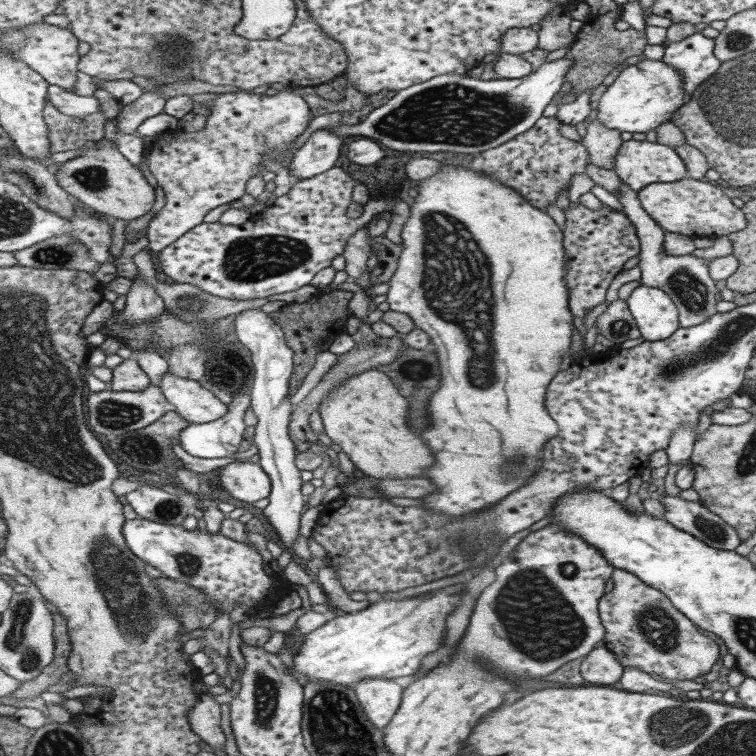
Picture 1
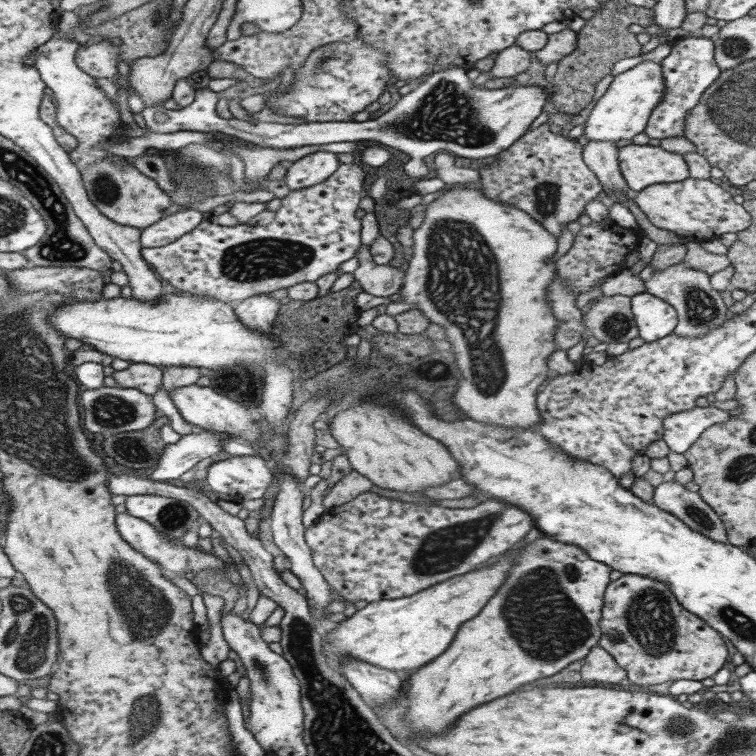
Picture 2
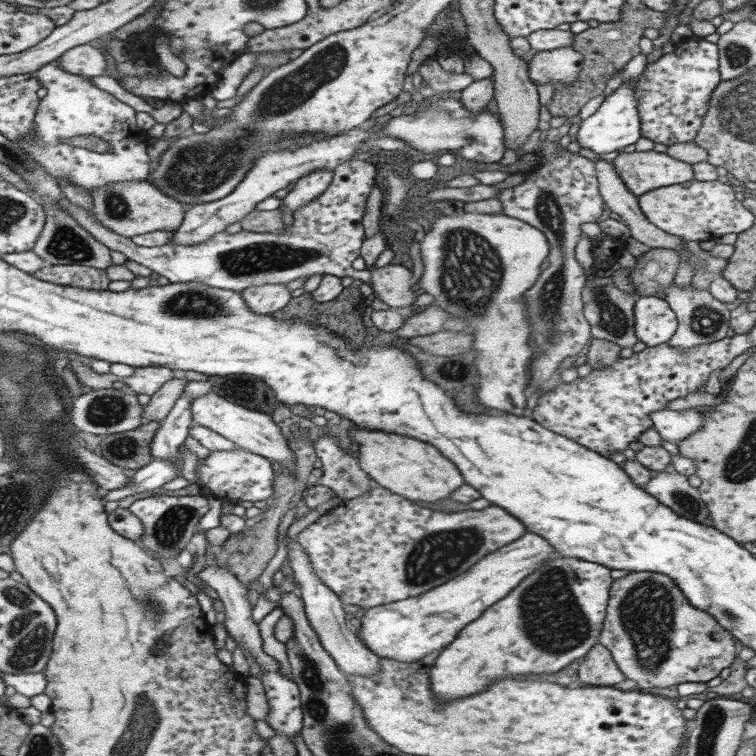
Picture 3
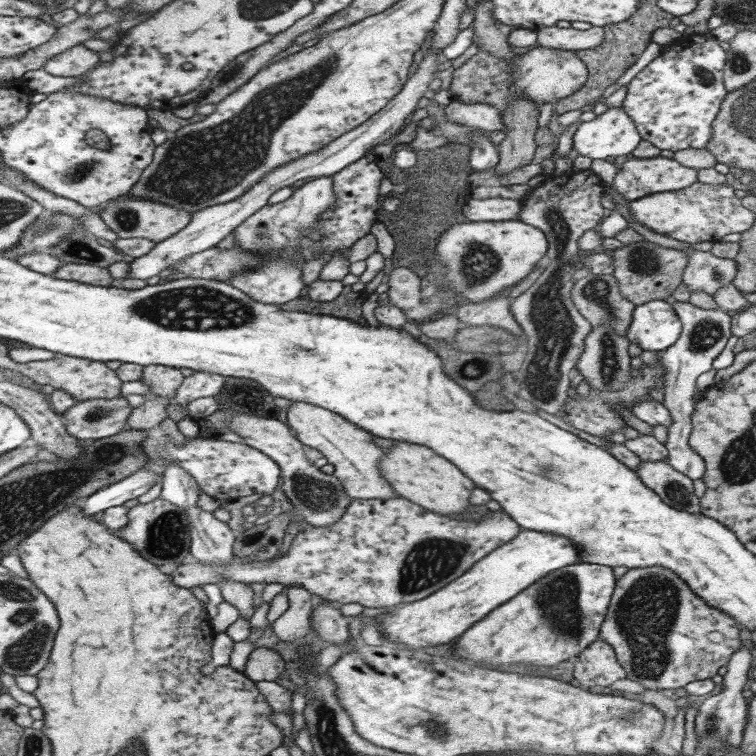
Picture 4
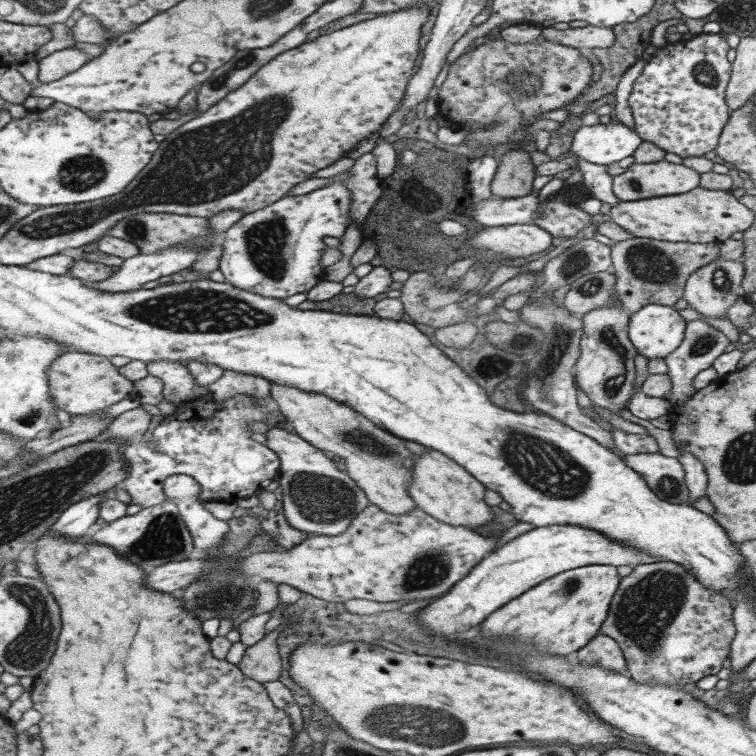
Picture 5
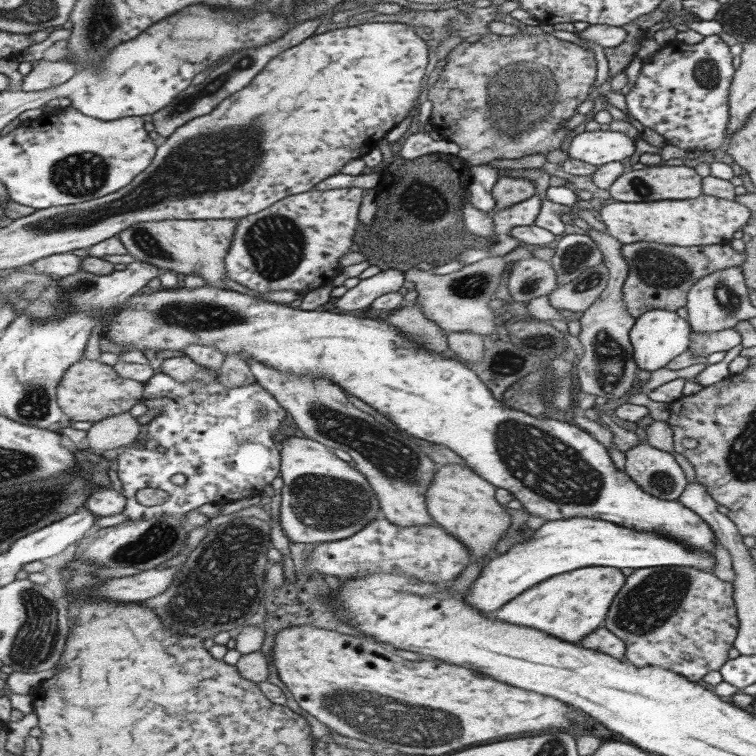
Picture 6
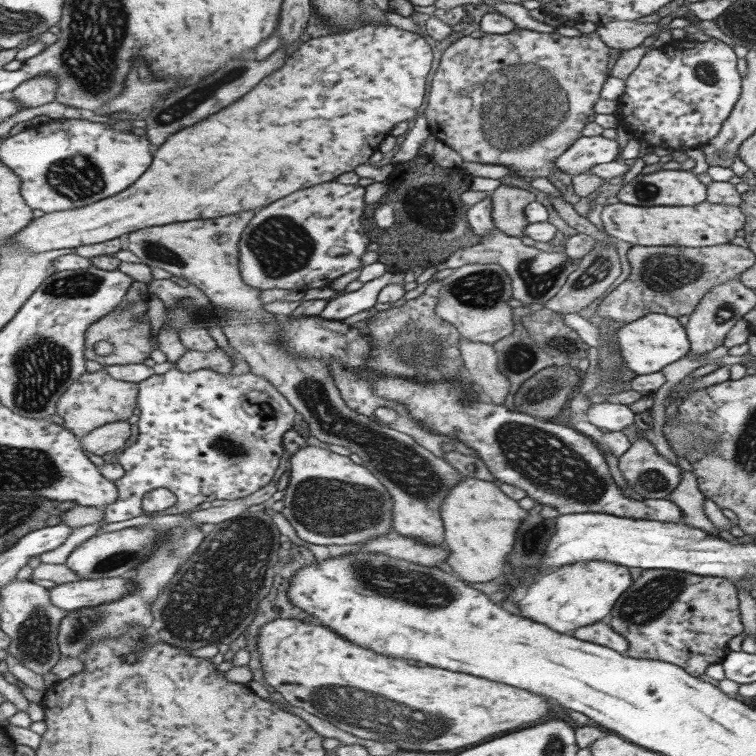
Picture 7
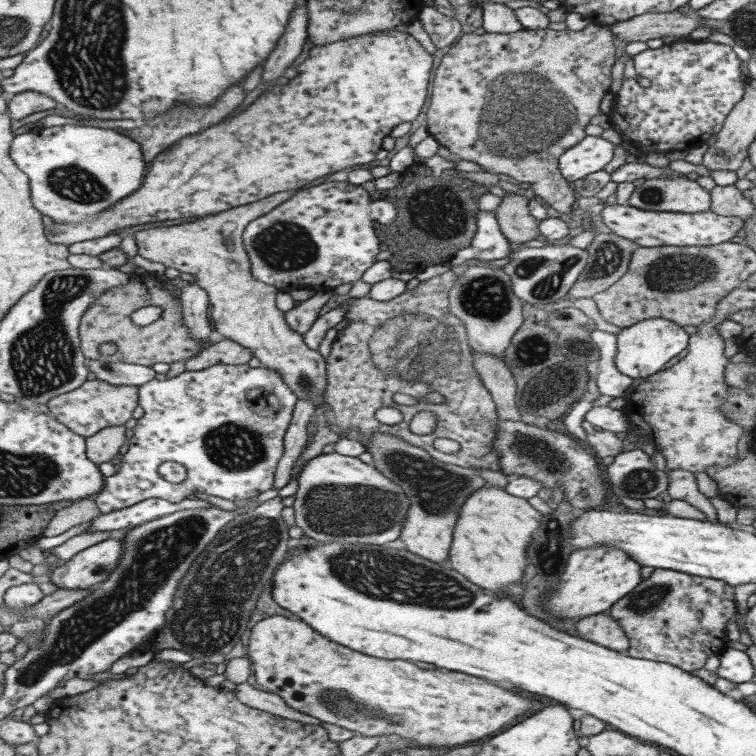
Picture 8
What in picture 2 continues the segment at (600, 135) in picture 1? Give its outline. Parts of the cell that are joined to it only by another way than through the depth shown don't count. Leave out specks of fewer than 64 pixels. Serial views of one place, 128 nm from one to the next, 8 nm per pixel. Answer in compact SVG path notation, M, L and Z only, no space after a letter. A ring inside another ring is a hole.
M591 140L583 146L583 159L585 164L594 172L601 186L611 192L626 192L627 196L634 200L637 195L626 181L619 168L619 148L614 141Z

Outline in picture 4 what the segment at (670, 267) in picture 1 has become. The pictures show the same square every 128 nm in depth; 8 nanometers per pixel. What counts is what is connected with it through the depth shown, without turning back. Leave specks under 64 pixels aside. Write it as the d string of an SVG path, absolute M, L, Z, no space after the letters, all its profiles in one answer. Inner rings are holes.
M676 301L673 303L676 317L682 323L682 332L678 340L661 353L662 365L665 366L665 397L663 405L670 411L673 423L668 427L668 440L665 447L668 449L668 462L678 472L688 475L692 480L702 478L705 471L705 462L688 444L692 430L691 416L695 409L692 400L696 388L696 378L713 368L714 359L722 352L731 333L731 317L726 311L702 310L689 302Z

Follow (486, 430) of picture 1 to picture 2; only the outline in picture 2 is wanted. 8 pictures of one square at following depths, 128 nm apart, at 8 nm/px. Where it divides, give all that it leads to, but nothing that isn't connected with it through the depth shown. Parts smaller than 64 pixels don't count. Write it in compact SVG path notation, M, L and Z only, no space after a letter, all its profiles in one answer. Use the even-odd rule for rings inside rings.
M456 185L456 188L442 188L440 192L440 196L426 206L428 212L424 214L424 224L413 232L414 245L409 250L412 257L401 289L393 301L400 300L414 306L433 326L437 324L444 328L462 374L458 390L454 392L454 404L466 418L504 428L533 428L541 422L537 407L538 388L552 373L546 363L550 354L557 350L554 334L558 320L546 302L546 290L553 281L555 270L563 280L567 280L565 284L575 294L586 292L594 286L601 286L609 276L620 271L626 255L637 248L640 238L636 230L619 226L610 218L592 221L581 228L580 234L574 235L571 248L554 262L557 236L527 212L508 203L494 202L476 188Z

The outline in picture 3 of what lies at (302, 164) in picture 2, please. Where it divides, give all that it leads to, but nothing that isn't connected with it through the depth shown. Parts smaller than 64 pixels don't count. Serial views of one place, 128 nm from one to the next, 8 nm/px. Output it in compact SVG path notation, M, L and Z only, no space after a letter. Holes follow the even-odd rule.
M314 170L308 176L302 176L295 180L294 187L282 199L282 204L288 206L290 212L294 212L302 205L314 200L328 188L329 182L333 179L332 170Z

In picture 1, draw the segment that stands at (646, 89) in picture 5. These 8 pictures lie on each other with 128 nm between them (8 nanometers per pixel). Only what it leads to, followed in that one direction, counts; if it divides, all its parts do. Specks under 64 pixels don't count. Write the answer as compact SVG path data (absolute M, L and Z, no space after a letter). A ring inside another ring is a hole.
M701 33L664 46L662 62L682 74L682 87L686 96L692 96L696 87L718 72L721 62L713 54L714 46L713 38Z

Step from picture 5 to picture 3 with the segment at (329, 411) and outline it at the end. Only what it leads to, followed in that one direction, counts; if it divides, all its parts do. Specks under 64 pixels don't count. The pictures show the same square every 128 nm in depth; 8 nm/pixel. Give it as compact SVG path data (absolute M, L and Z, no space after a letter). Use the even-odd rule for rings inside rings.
M324 435L320 437L316 442L316 454L317 457L322 461L322 470L324 475L319 479L312 479L312 485L307 487L316 487L316 485L327 486L334 492L340 495L343 500L350 500L357 496L362 496L365 492L368 492L372 487L376 486L374 480L360 468L358 464L357 456L354 454L348 454L346 449L342 449L338 445L338 437L332 437L332 435Z

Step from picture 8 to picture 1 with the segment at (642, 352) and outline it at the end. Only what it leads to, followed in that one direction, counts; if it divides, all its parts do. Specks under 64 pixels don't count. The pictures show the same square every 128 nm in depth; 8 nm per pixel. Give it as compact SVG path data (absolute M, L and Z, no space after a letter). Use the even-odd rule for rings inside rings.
M641 284L625 301L645 341L665 340L681 327L677 306L659 288Z

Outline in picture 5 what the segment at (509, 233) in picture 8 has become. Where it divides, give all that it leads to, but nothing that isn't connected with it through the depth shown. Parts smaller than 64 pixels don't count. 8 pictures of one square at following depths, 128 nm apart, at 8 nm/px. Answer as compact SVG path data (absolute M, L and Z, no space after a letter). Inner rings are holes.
M522 147L510 149L504 154L502 162L491 184L494 197L514 198L528 195L536 178L530 155Z

